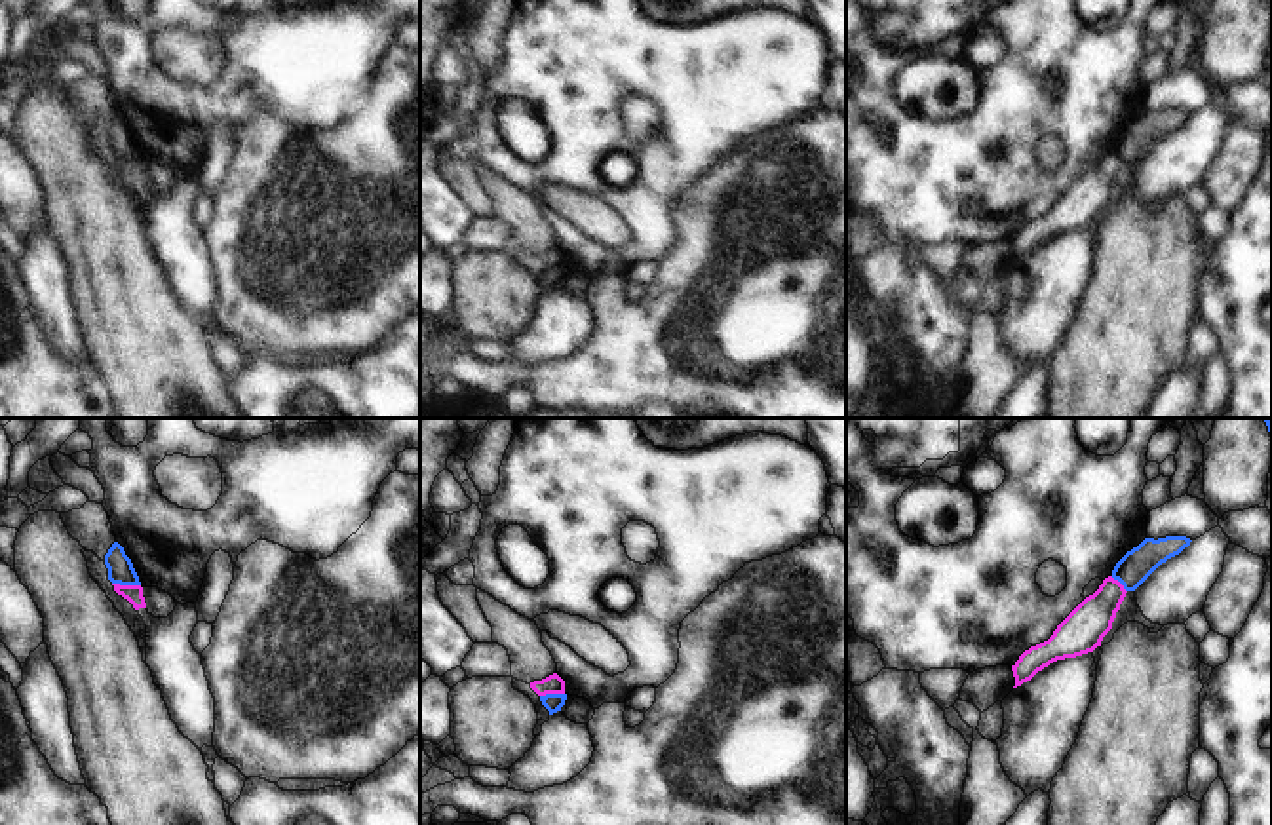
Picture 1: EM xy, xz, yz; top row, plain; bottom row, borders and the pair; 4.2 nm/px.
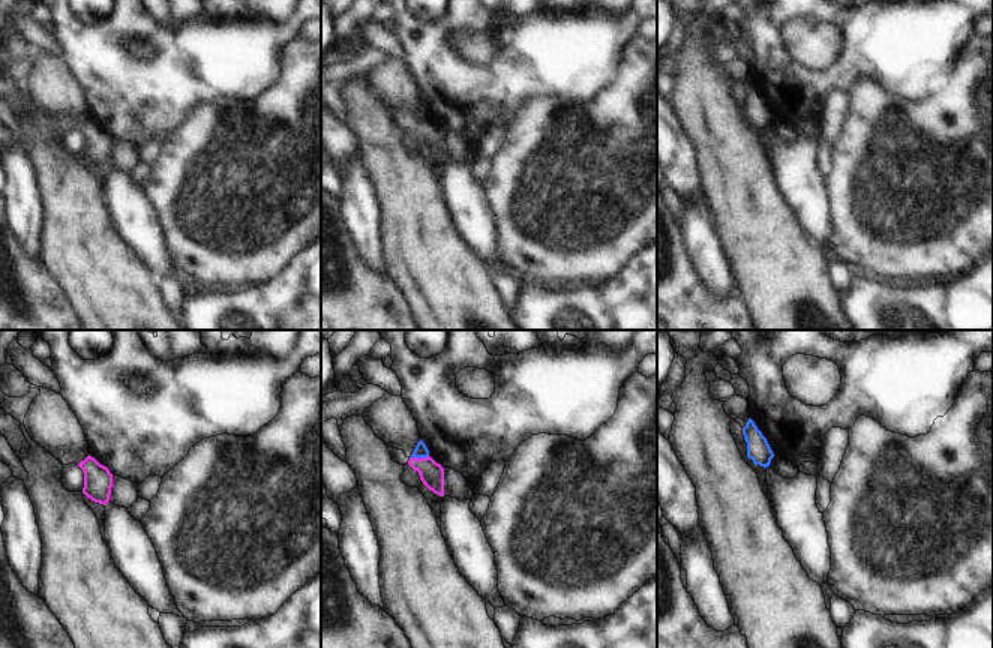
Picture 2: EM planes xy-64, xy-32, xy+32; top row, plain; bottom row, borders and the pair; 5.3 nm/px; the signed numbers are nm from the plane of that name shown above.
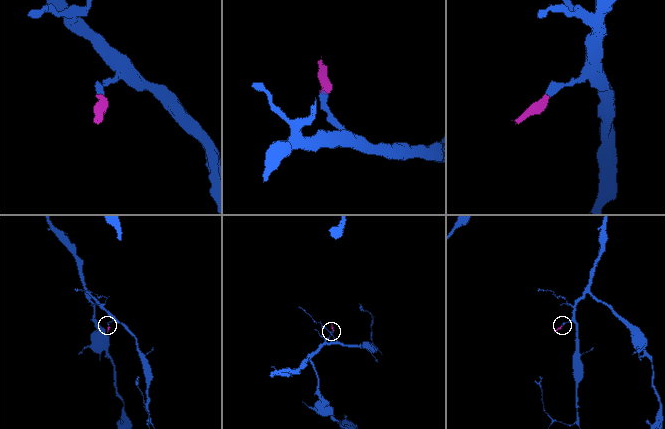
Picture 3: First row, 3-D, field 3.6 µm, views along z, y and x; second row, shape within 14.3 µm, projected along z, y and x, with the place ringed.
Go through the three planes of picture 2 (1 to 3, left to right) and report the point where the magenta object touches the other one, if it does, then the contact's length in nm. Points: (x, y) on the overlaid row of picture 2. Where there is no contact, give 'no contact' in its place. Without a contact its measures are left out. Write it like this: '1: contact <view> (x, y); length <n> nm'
1: no contact
2: contact xy-32 (419, 458); length 100 nm
3: no contact

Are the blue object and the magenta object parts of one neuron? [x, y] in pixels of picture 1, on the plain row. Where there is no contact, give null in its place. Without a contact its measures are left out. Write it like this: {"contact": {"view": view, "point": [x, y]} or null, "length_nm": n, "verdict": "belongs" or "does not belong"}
{"contact": {"view": "xy", "point": [126, 158]}, "length_nm": 120, "verdict": "does not belong"}

